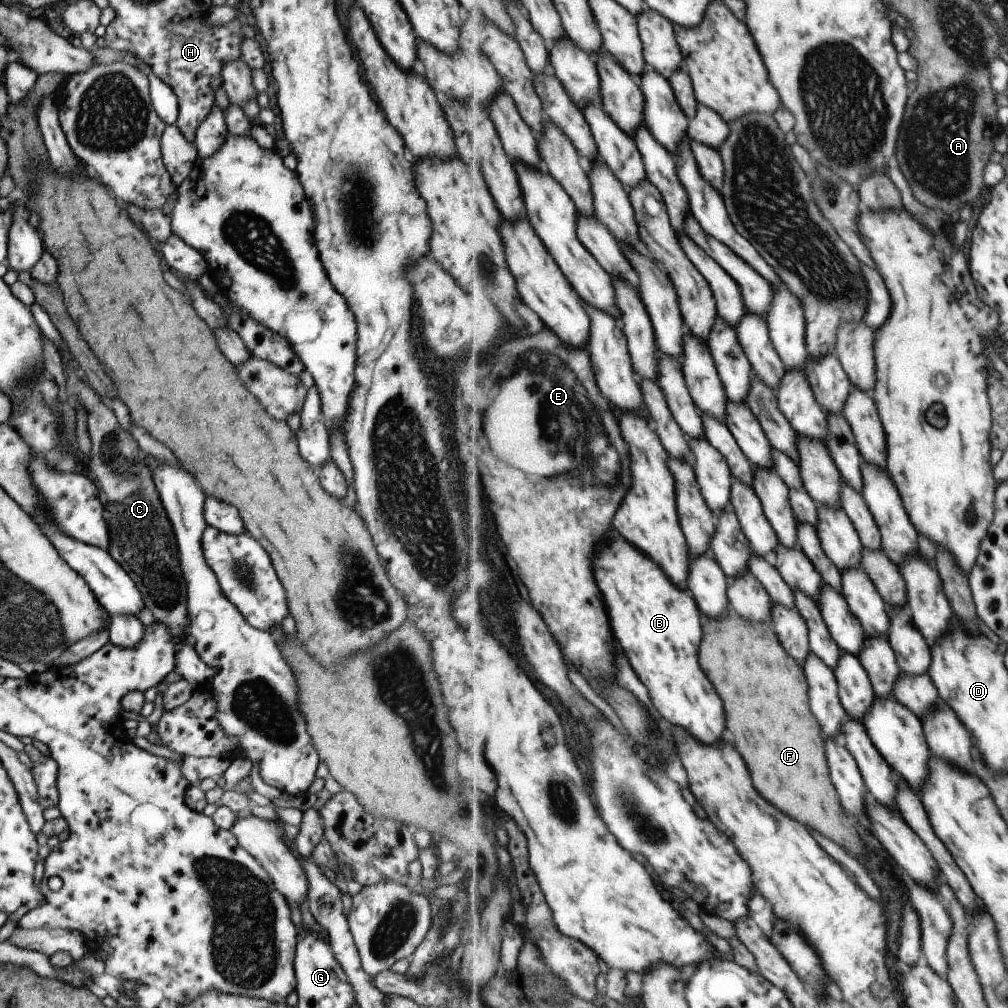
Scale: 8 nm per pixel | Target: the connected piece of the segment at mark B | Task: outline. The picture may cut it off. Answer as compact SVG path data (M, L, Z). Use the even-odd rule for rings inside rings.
M615 533L611 540L603 544L605 546L601 546L599 554L595 556L597 582L601 582L601 590L605 594L605 602L609 606L609 616L613 622L613 632L621 642L621 648L625 650L625 654L629 654L631 666L637 674L641 674L645 686L653 690L653 694L649 692L649 696L653 700L654 708L665 720L666 725L671 727L673 724L685 730L693 730L689 734L697 734L701 742L721 740L725 732L725 710L721 696L717 694L715 686L711 684L711 680L707 678L707 674L699 664L699 646L703 632L701 632L701 612L697 602L685 590L675 586L655 560L645 556L620 534Z

